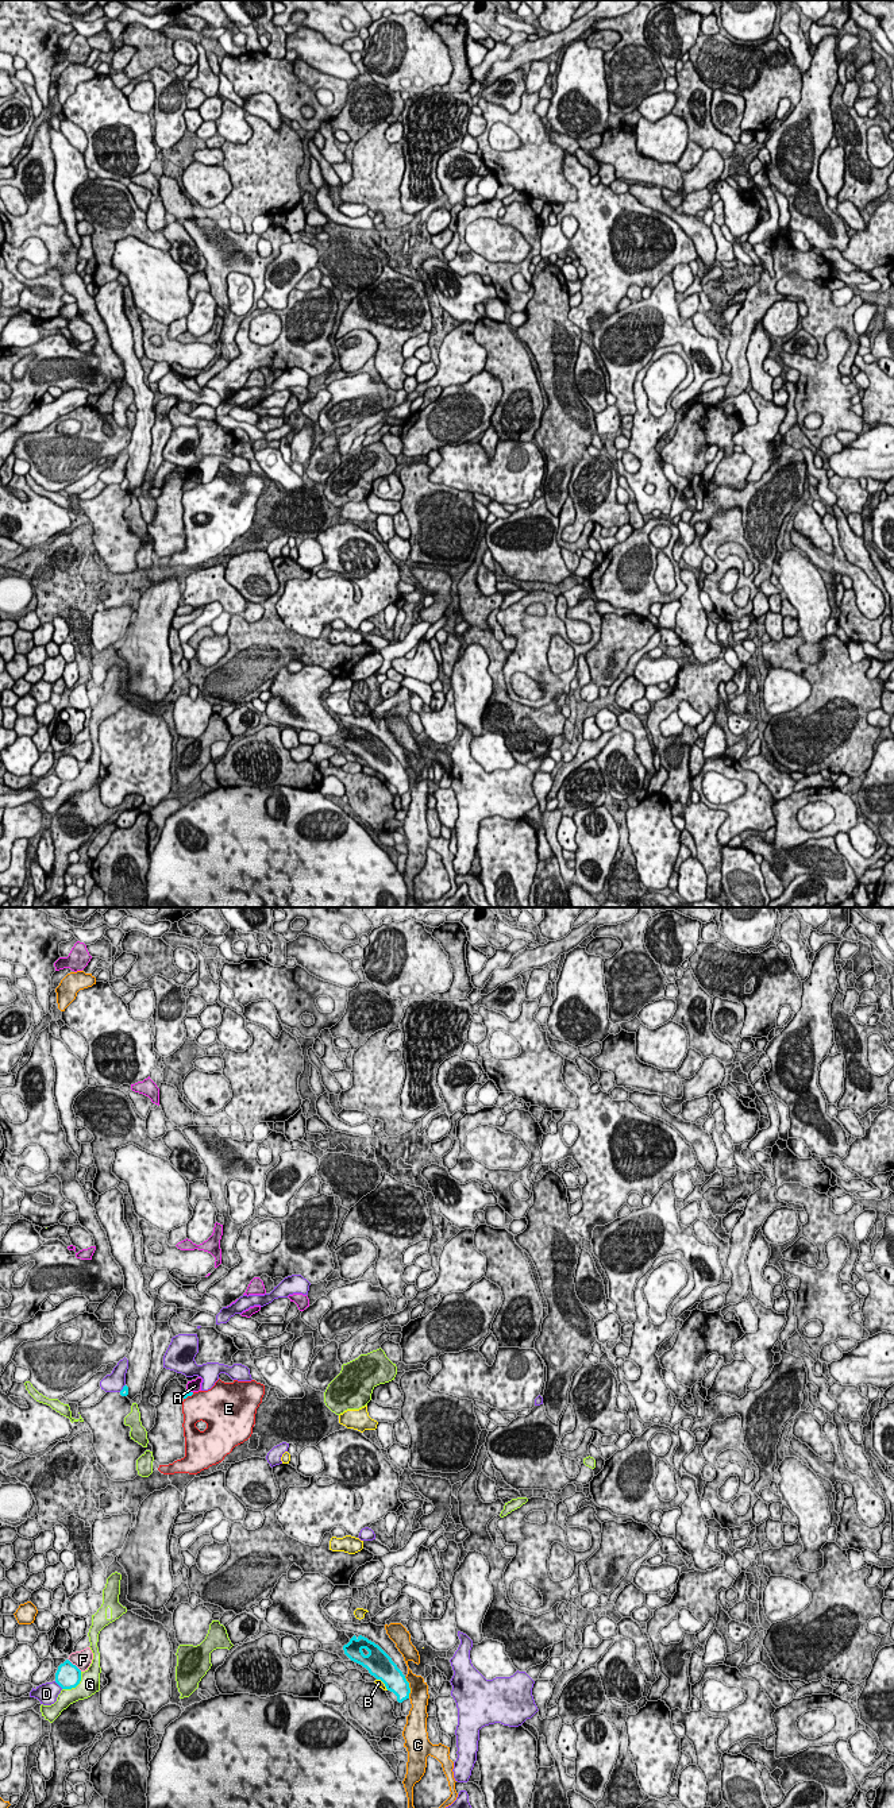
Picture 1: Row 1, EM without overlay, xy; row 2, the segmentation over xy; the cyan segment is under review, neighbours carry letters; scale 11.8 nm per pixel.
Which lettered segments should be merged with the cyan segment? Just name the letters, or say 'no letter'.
no letter

